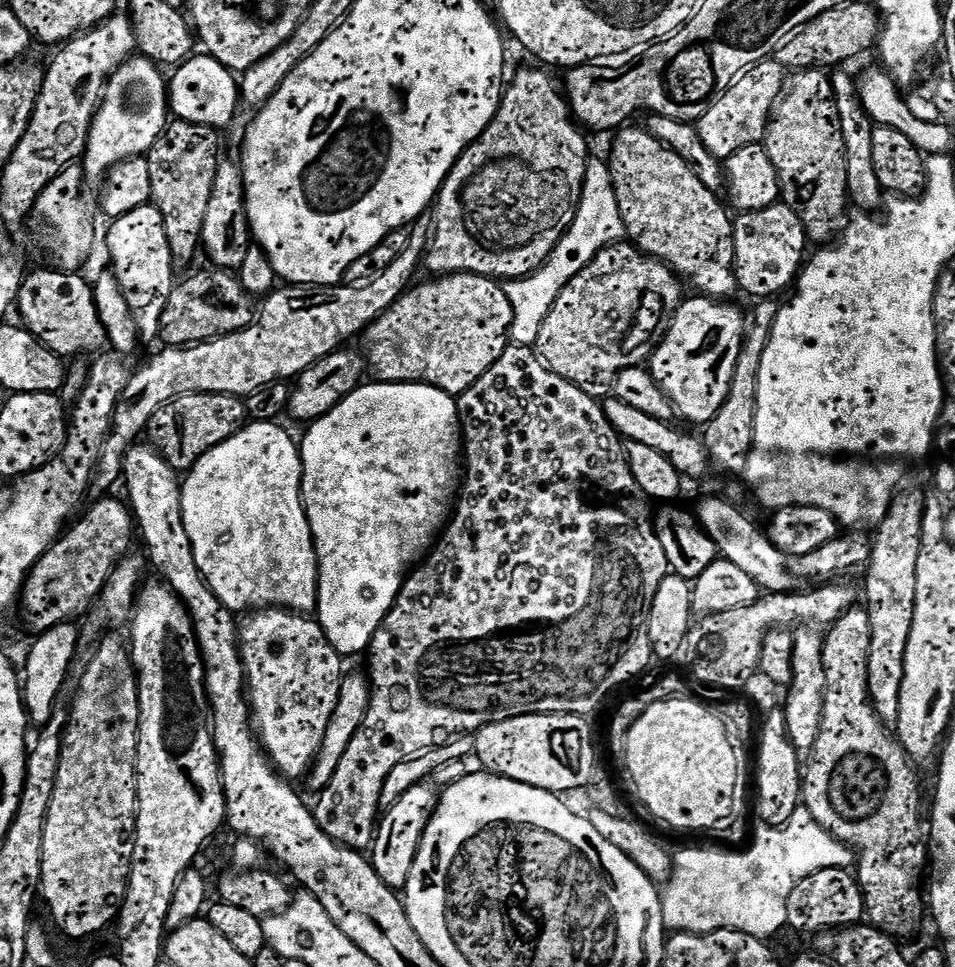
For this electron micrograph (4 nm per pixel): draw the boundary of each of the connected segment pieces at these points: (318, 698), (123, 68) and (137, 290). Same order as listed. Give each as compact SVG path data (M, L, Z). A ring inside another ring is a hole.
M261 608L245 615L238 624L238 639L255 731L272 767L281 776L296 782L299 776L300 779L307 777L322 746L322 738L326 738L326 726L330 726L330 714L334 714L334 706L338 706L338 690L346 675L345 661L326 638L319 619L289 612L287 608Z
M129 58L112 73L104 85L104 97L88 131L88 146L82 157L84 179L90 185L103 185L104 177L118 162L144 156L170 123L166 76L153 60Z
M149 202L138 206L138 210L130 210L130 214L122 214L107 226L108 256L112 259L110 271L122 286L122 294L126 294L134 322L137 326L152 324L153 329L160 329L162 314L170 302L172 289L178 283L177 269L170 254L170 242L166 242L166 226L162 222L162 214L155 204Z

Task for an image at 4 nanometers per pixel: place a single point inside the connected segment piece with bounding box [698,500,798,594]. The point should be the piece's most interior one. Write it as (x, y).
(738, 539)

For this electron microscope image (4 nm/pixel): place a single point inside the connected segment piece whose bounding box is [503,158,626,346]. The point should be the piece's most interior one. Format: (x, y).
(598, 223)

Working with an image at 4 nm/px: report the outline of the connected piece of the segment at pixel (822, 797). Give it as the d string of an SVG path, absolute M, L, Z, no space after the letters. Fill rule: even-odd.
M864 606L851 608L850 611L841 614L837 620L830 625L824 636L824 649L822 650L822 662L826 666L826 694L822 706L822 724L818 730L818 738L814 742L810 753L810 759L802 772L802 804L814 814L814 822L822 826L833 836L835 840L841 840L853 853L858 854L854 864L854 875L860 881L860 889L864 891L864 911L867 923L887 936L904 942L907 936L912 936L920 928L924 916L926 920L926 896L920 893L920 879L925 879L926 865L930 860L930 848L926 843L926 836L920 833L920 784L916 781L916 772L913 761L909 760L904 752L904 747L895 735L880 721L876 713L876 707L868 698L868 655L870 654L870 618L868 609Z

